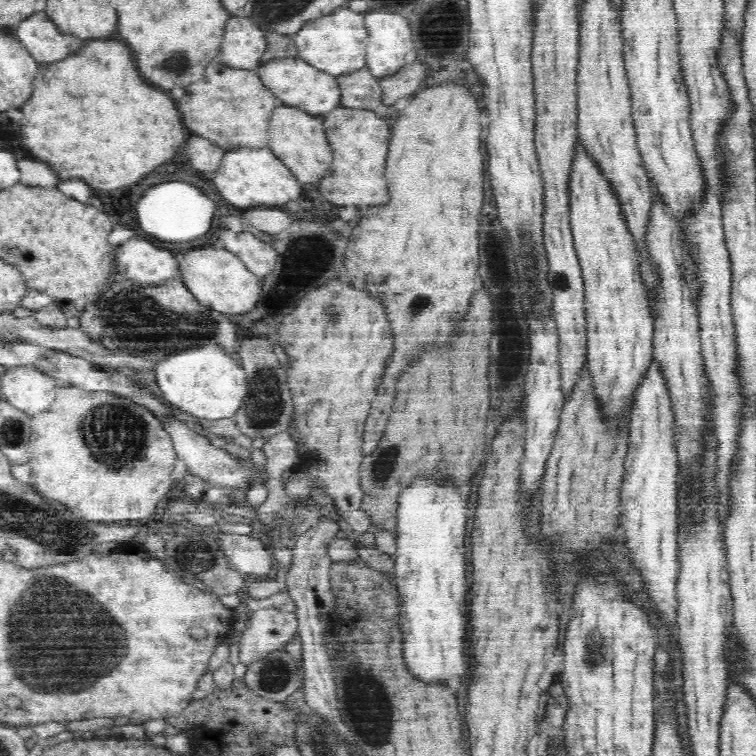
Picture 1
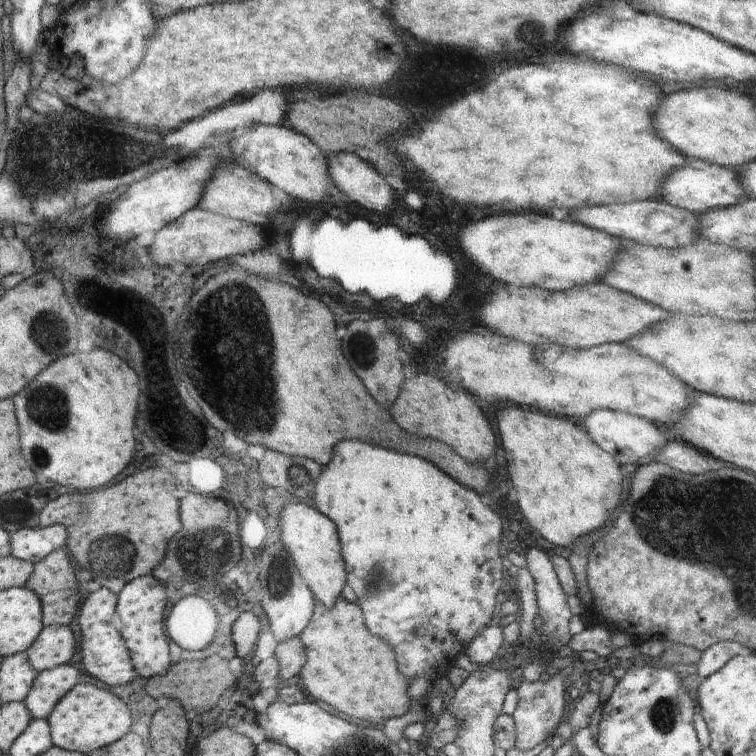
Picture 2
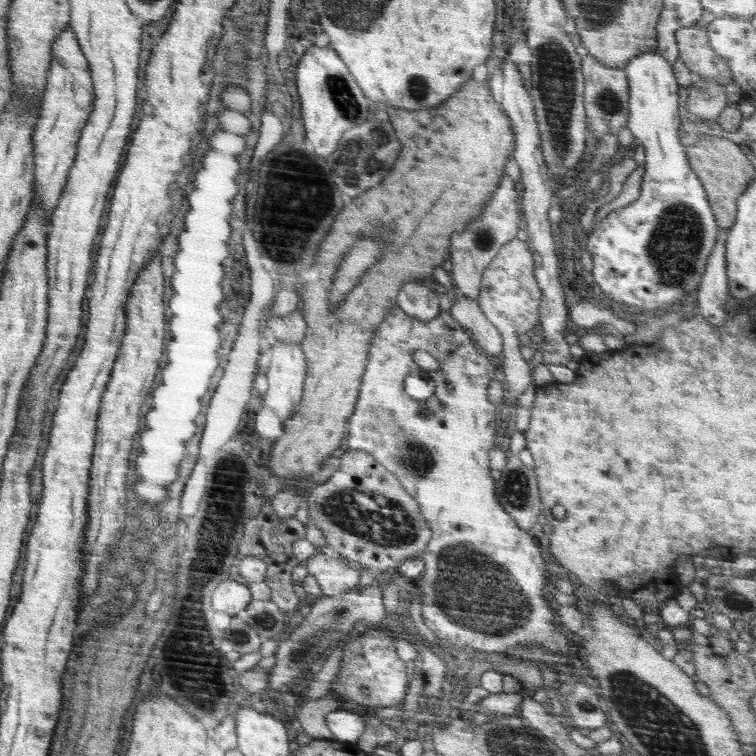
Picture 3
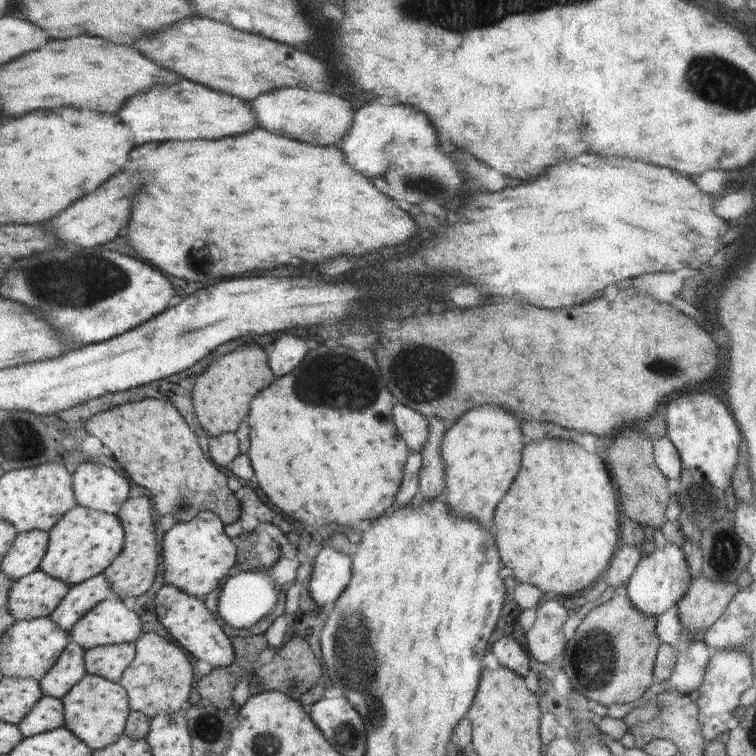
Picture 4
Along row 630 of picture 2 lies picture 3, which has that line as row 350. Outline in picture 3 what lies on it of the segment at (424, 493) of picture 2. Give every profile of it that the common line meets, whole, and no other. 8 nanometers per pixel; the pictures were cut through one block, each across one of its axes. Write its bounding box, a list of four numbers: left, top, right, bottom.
[346,308,570,654]

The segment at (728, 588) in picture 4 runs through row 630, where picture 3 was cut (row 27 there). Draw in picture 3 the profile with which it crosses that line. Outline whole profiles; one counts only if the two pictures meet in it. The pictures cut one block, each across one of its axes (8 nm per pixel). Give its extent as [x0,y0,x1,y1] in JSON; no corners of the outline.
[675,24,731,85]

